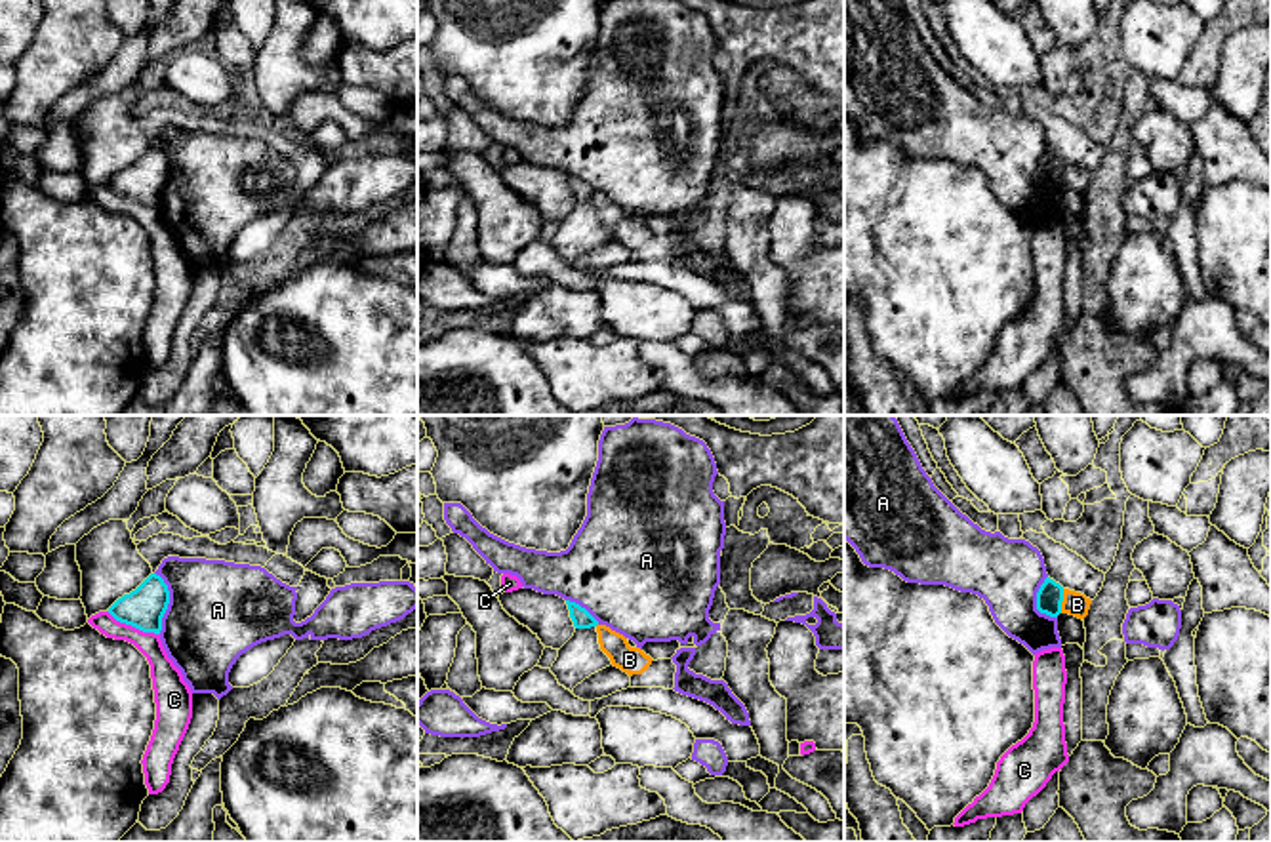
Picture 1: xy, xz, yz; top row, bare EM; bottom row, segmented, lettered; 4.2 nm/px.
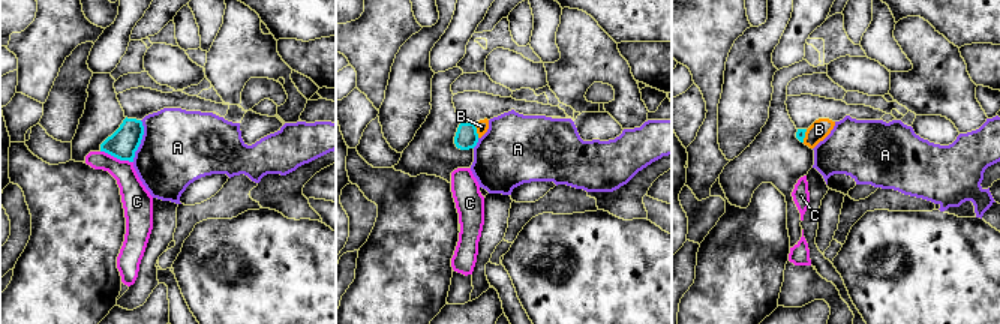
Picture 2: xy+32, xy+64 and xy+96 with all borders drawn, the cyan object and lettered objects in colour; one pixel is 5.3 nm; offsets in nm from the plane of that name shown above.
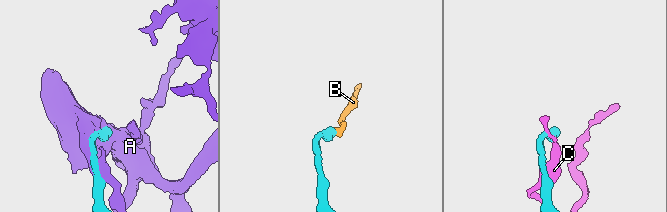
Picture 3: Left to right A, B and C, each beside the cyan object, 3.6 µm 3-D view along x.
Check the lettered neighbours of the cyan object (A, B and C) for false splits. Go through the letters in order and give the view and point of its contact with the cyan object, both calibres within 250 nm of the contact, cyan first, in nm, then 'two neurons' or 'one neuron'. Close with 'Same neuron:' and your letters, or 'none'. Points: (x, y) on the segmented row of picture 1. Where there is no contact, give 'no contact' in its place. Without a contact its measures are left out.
A: xy (168, 602) | 180/420 nm | two neurons
B: yz (1062, 601) | 110/100 nm | two neurons
C: xy (134, 625) | 180/120 nm | two neurons
Same neuron: none

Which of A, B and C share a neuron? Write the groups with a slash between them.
A / B / C

